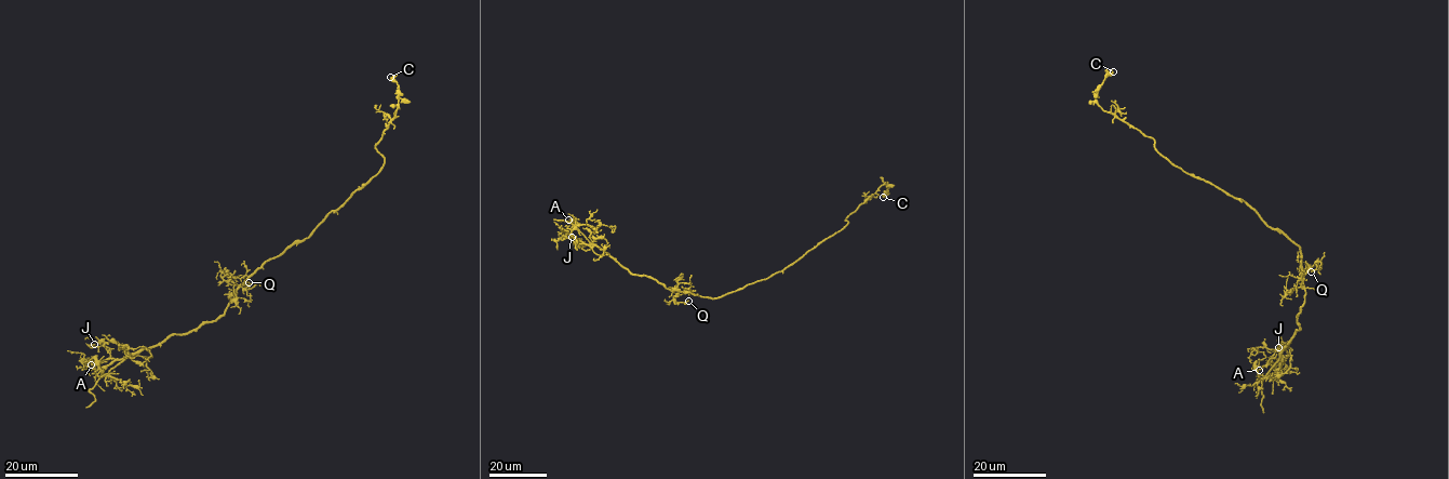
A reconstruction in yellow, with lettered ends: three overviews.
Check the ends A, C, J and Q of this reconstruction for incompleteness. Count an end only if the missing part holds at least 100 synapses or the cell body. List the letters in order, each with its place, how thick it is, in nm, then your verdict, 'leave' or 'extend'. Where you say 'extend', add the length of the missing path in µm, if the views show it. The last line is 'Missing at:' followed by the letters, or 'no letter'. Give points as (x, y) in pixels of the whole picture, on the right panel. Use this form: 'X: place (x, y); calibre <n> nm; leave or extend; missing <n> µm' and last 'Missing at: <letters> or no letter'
A: place (1259, 370); calibre 130 nm; leave
C: place (1113, 71); calibre 300 nm; leave
J: place (1278, 347); calibre 140 nm; leave
Q: place (1311, 271); calibre 120 nm; leave
Missing at: no letter

